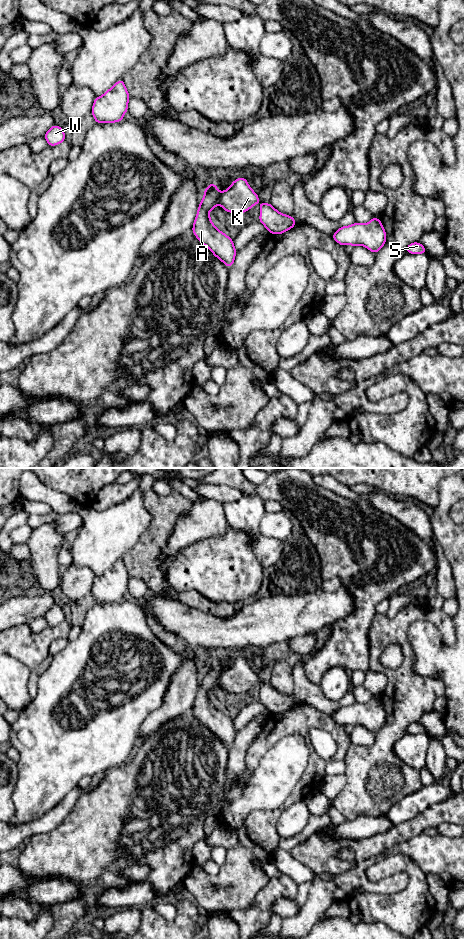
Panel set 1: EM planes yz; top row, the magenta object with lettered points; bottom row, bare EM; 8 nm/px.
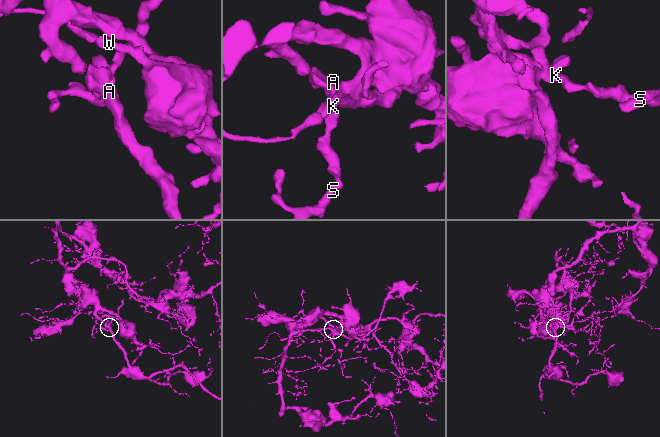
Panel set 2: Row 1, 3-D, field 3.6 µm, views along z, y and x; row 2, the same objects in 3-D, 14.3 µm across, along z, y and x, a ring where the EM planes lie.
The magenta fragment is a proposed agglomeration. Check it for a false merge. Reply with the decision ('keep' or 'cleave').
keep

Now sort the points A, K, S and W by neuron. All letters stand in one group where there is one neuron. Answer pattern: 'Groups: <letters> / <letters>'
Groups: A K S W

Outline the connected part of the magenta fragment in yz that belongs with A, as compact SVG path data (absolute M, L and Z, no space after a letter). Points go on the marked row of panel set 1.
M244 177L234 180L223 192L220 192L211 182L204 189L204 197L199 203L192 232L215 257L230 268L234 263L237 250L233 240L215 227L208 213L219 204L229 213L241 214L247 212L258 202L258 194L252 190Z

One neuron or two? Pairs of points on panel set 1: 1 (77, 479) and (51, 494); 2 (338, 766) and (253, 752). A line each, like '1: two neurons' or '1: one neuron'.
1: two neurons
2: two neurons

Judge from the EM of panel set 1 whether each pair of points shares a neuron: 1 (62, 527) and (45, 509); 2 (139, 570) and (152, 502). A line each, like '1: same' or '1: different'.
1: different
2: same

